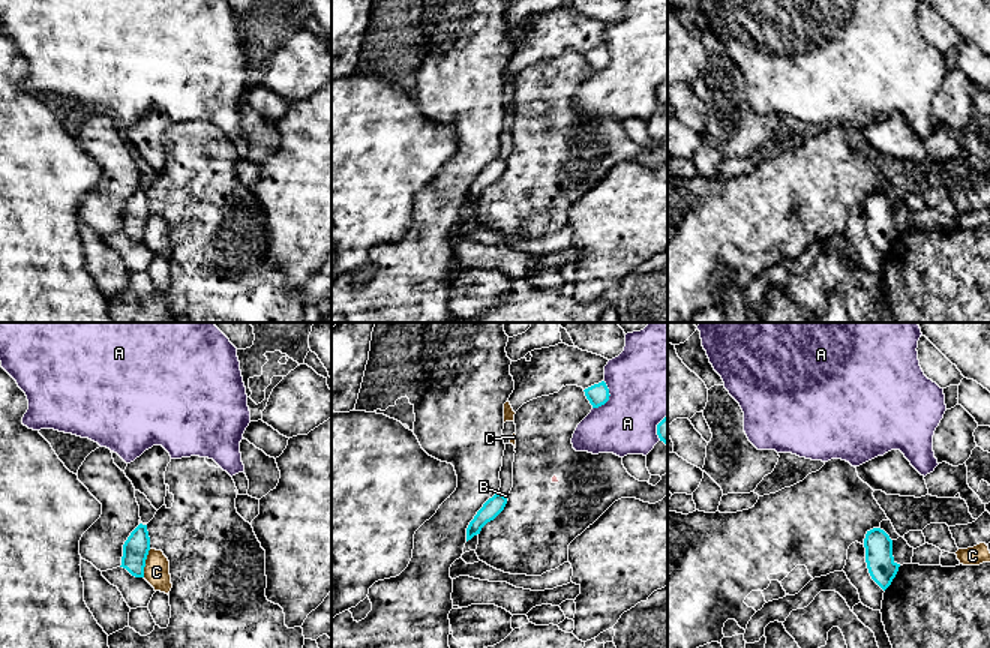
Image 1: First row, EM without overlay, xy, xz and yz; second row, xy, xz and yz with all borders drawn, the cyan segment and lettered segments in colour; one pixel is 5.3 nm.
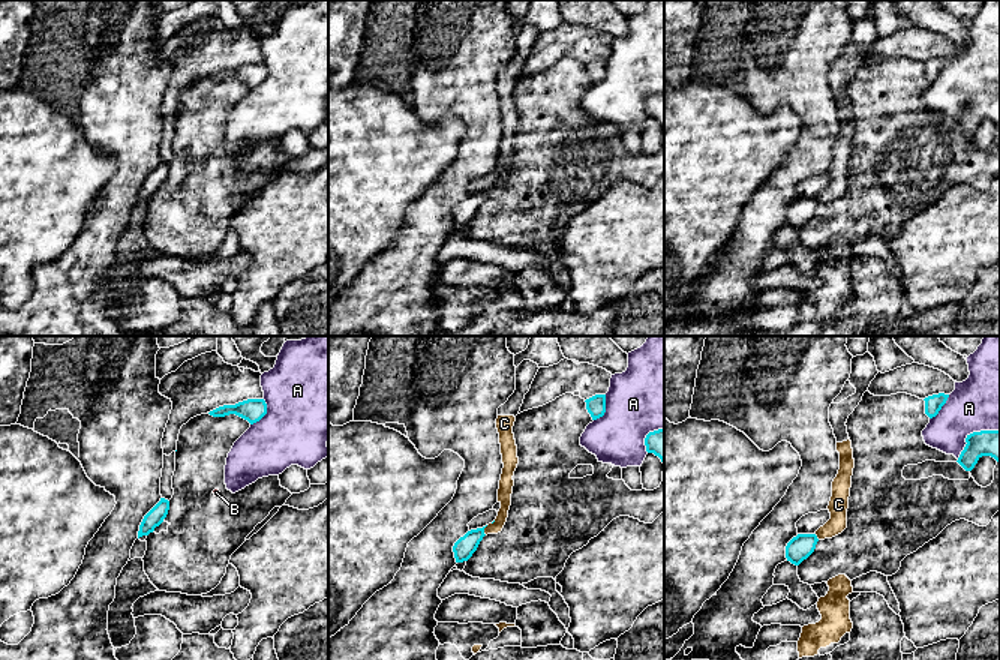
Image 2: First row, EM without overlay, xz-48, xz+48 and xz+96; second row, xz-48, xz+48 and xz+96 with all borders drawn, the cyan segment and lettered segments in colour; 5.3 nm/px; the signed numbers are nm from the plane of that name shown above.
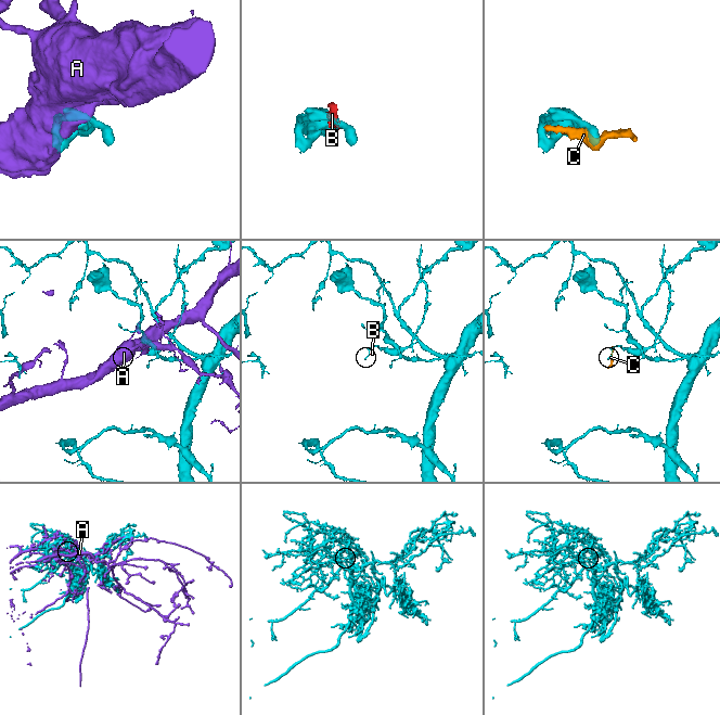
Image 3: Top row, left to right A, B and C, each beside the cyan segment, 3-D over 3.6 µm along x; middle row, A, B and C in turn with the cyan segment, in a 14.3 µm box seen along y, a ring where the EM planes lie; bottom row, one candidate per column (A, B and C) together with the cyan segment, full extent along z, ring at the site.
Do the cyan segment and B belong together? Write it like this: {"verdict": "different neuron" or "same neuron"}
{"verdict": "different neuron"}

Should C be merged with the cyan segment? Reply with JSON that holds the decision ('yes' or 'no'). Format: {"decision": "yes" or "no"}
{"decision": "no"}

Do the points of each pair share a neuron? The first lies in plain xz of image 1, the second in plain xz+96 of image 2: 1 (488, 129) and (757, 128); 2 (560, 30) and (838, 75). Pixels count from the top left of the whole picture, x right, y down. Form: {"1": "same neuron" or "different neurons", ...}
{"1": "different neurons", "2": "different neurons"}

